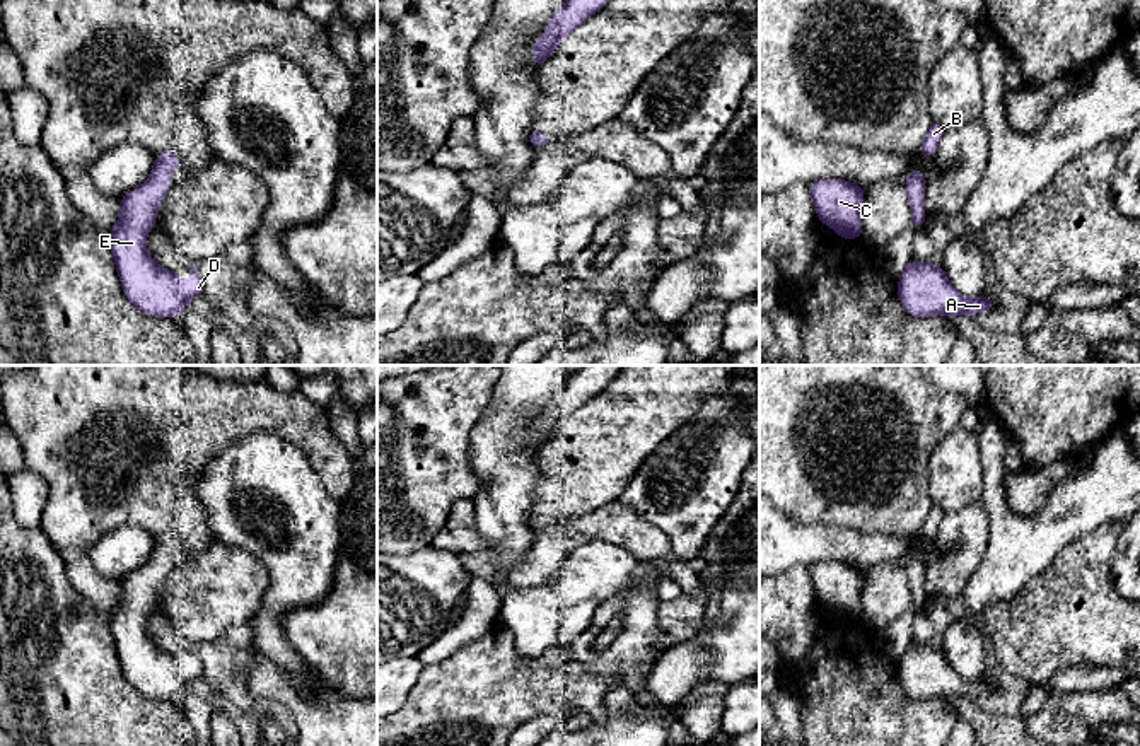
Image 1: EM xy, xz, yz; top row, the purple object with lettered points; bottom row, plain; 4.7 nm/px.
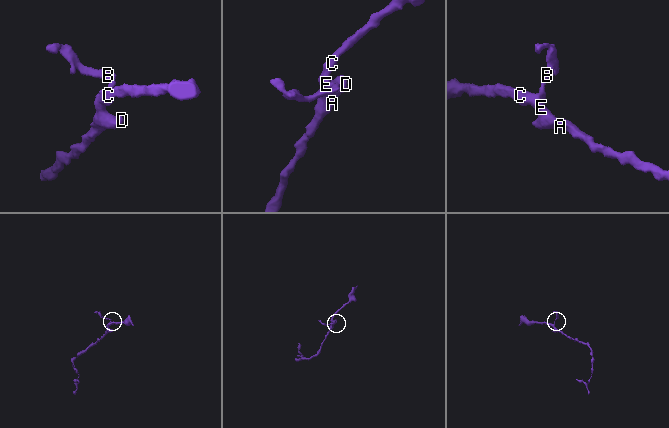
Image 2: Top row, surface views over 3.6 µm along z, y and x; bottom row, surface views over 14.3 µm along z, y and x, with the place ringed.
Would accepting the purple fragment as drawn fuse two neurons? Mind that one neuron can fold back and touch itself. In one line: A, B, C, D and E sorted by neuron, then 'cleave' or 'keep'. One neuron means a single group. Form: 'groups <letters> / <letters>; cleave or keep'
groups A B C D E; keep

